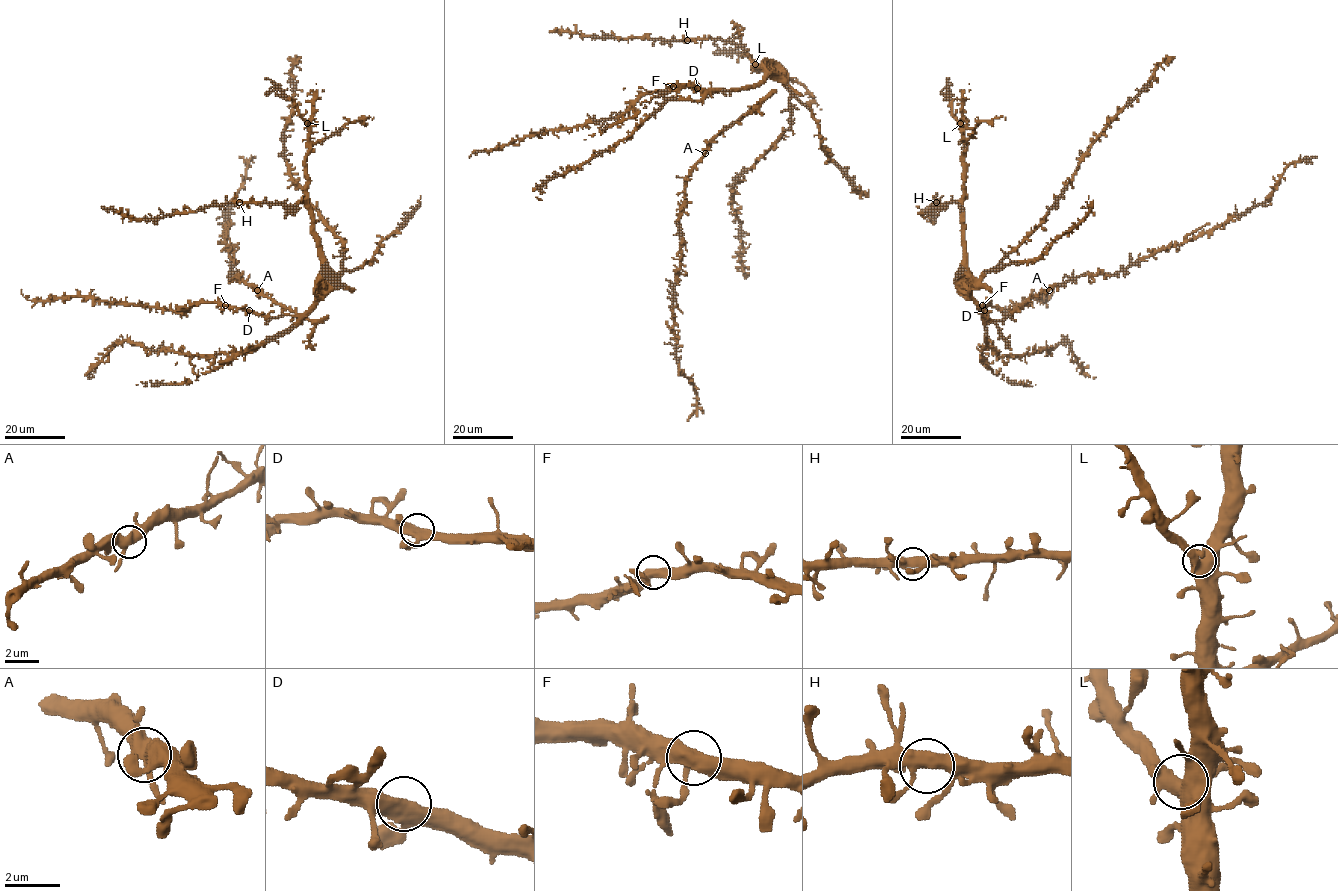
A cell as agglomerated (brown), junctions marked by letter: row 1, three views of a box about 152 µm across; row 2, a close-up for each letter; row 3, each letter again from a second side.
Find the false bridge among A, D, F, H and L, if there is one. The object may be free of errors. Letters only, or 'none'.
none

